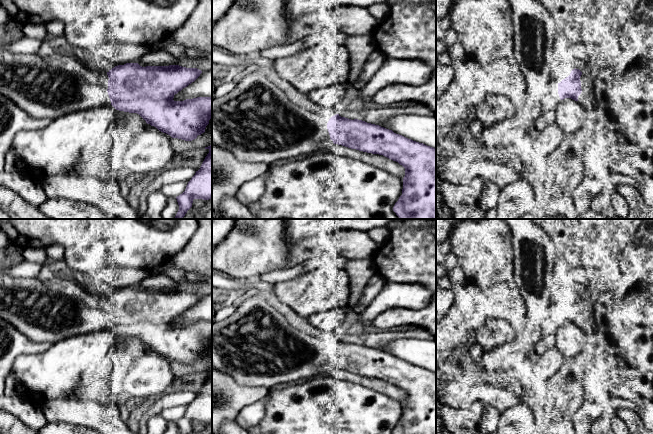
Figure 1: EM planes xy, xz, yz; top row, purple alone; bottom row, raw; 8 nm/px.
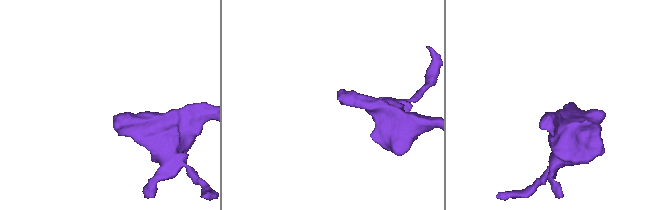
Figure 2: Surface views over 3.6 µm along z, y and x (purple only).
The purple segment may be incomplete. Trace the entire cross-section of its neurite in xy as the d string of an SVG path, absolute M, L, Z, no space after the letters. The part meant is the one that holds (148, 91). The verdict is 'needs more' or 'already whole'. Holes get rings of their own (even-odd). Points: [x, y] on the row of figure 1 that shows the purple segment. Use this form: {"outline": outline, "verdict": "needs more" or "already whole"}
{"outline": "M0 49L0 93L33 118L55 120L76 111L112 105L119 111L137 113L147 124L172 138L185 141L192 141L205 132L212 115L212 97L197 97L184 101L174 101L173 98L194 82L201 73L202 71L197 68L179 65L142 67L138 63L118 65L106 73L92 70L74 57L55 54L45 58L39 54L14 54Z", "verdict": "needs more"}

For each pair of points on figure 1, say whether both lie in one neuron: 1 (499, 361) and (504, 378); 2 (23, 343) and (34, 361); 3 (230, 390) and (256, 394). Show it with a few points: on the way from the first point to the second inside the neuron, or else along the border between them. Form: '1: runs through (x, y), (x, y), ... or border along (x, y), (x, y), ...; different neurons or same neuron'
1: border along (481, 360), (486, 369), (501, 371); different neurons
2: border along (51, 345), (38, 353), (21, 354), (11, 368); different neurons
3: runs through (236, 394), (250, 394); same neuron

